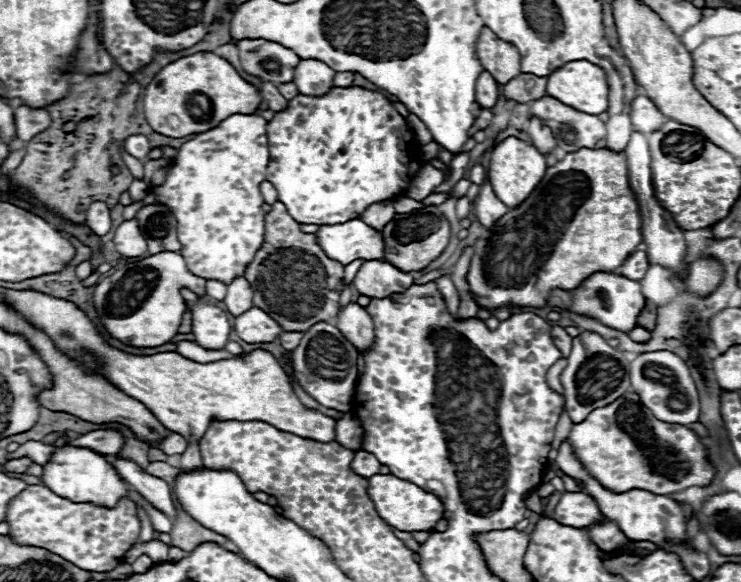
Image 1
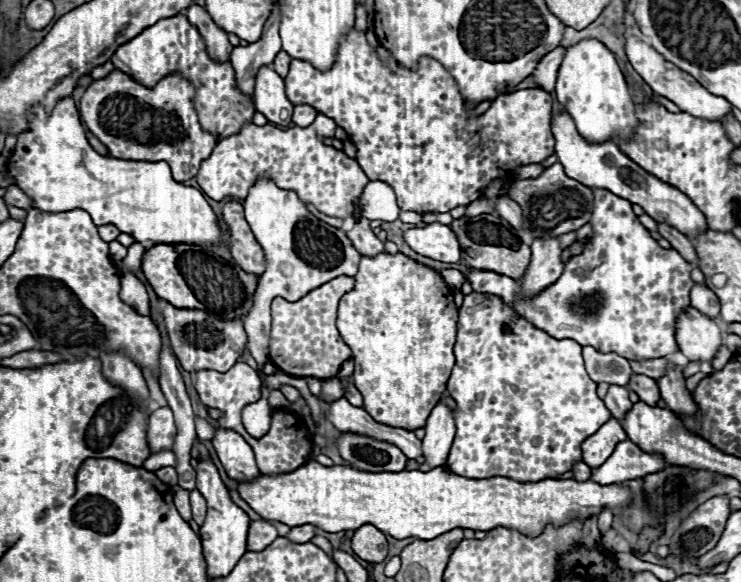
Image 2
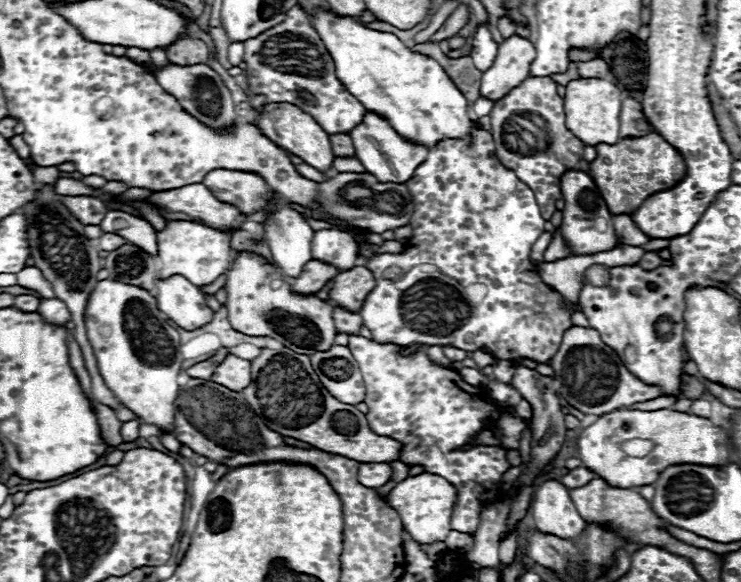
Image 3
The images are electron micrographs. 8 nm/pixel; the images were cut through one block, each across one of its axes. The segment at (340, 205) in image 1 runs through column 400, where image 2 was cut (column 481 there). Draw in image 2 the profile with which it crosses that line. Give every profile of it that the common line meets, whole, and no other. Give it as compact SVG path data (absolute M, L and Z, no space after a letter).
M352 28L338 48L336 64L328 72L318 72L308 62L292 60L286 80L286 94L292 104L308 104L332 118L346 130L358 148L356 160L370 180L386 182L394 188L398 206L414 212L450 212L456 206L466 206L482 198L486 186L494 178L514 180L514 168L538 164L554 154L554 136L550 130L552 96L542 88L526 88L498 96L486 114L474 118L466 108L454 78L436 60L422 58L416 70L400 66L394 58L382 64L378 54L366 42L366 36Z

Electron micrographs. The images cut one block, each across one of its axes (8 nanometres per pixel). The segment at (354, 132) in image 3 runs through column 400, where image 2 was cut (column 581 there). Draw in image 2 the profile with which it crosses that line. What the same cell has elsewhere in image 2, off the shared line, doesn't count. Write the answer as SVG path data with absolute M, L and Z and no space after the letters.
M566 112L552 118L552 132L556 138L558 160L570 178L574 178L574 180L578 180L590 188L592 186L606 188L612 194L626 198L632 204L642 206L650 218L676 228L680 234L684 234L688 238L696 238L708 230L704 214L692 204L692 200L688 196L684 196L674 186L650 176L646 170L636 166L636 162L632 162L624 152L620 152L620 148L616 144L612 144L612 142L604 142L604 144L586 142L578 134L572 118Z

